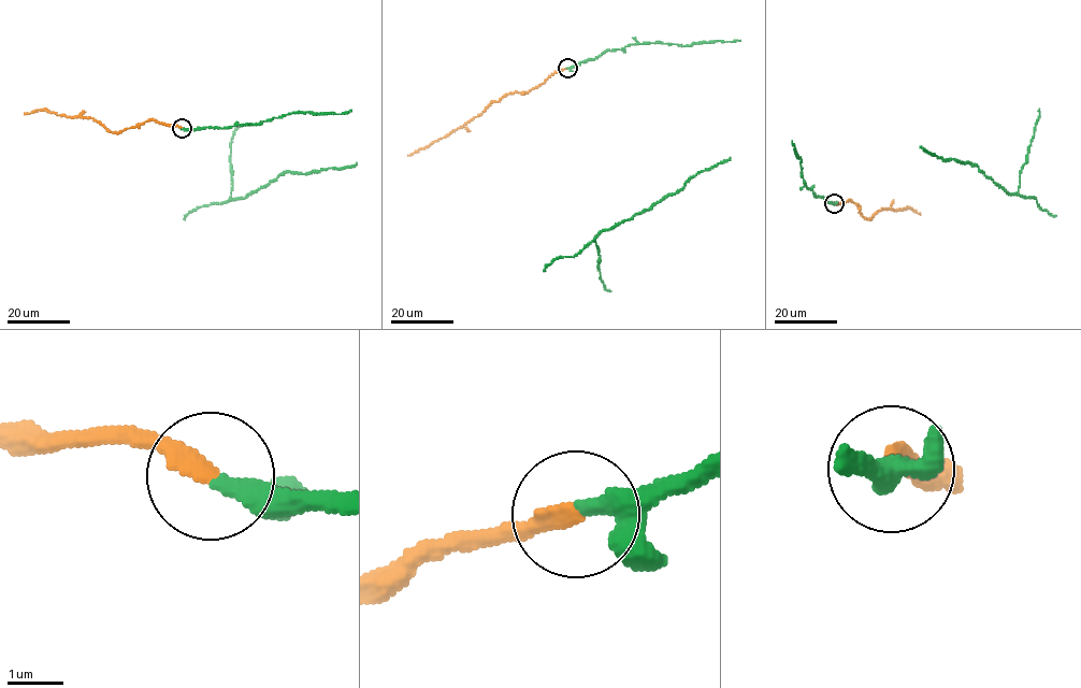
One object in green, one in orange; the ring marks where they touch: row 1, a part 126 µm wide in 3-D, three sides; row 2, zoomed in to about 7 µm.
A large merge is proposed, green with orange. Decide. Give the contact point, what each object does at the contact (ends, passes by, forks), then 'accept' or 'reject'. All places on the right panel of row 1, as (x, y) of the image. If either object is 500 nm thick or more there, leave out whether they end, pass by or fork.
at (834, 203); green ends there; orange ends there; reject

